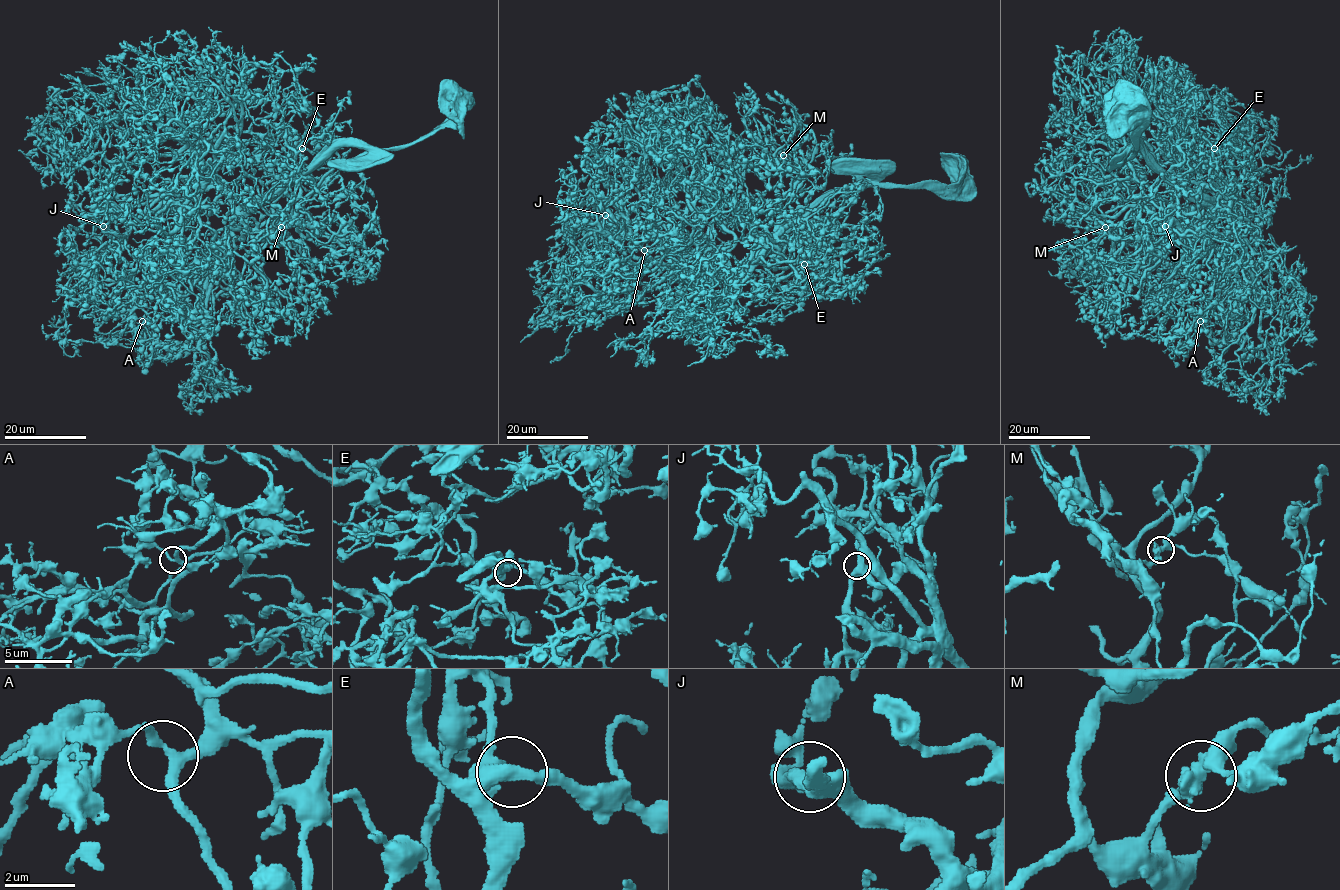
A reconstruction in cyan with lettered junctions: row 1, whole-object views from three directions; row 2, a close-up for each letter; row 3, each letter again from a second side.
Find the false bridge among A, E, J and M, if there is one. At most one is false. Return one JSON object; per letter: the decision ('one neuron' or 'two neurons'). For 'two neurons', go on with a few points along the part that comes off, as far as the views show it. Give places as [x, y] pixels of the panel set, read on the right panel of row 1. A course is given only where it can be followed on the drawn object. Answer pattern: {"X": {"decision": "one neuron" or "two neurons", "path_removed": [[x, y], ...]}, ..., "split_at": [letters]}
{"A": {"decision": "one neuron"}, "E": {"decision": "one neuron"}, "J": {"decision": "one neuron"}, "M": {"decision": "two neurons", "path_removed": [[1105, 227], [1160, 213], [1236, 233], [1228, 198], [1172, 177], [1079, 57], [1085, 109], [1119, 94]]}, "split_at": ["M"]}

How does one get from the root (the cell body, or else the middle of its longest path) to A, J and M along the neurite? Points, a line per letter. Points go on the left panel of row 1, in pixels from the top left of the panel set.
A: (456, 99), (456, 116), (413, 142), (323, 151), (236, 220), (198, 235), (152, 280), (142, 321)
J: (456, 99), (456, 116), (413, 142), (333, 146), (259, 196), (224, 196), (181, 177), (124, 237), (103, 226)
M: (456, 99), (456, 116), (413, 142), (323, 151), (236, 220), (247, 235), (284, 214), (282, 241), (282, 226)

